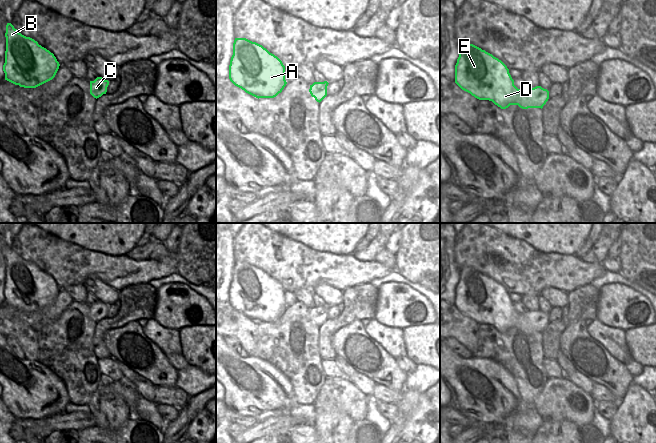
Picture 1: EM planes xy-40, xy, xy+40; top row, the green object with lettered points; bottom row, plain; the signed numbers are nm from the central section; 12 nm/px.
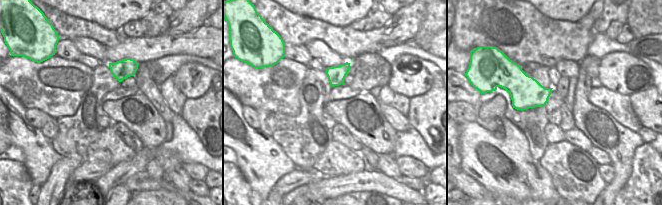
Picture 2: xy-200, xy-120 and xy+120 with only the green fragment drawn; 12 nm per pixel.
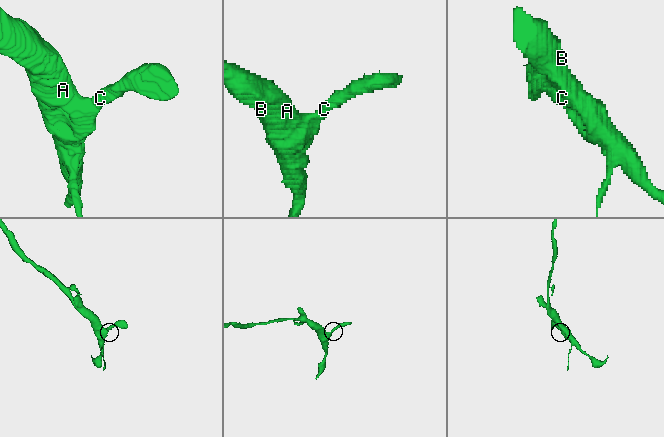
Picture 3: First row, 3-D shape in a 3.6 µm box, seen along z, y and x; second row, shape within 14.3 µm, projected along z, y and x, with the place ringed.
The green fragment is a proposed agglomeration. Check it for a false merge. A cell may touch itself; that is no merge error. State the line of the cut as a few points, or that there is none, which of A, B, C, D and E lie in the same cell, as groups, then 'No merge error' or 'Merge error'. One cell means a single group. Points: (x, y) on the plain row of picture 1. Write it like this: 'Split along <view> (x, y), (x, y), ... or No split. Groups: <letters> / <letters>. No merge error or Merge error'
No split. Groups: A B C D E. No merge error

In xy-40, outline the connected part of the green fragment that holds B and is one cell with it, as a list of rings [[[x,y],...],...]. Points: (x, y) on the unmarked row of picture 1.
[[[11,247],[6,249],[5,261],[5,304],[20,311],[36,312],[55,301],[60,288],[53,277],[19,257]]]

